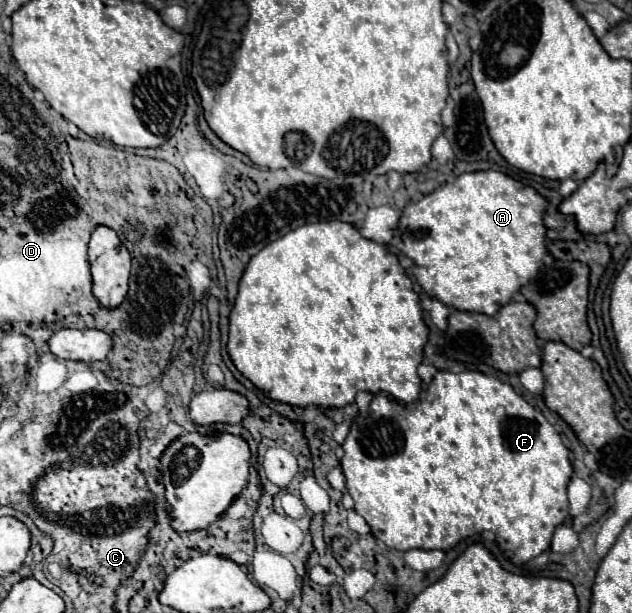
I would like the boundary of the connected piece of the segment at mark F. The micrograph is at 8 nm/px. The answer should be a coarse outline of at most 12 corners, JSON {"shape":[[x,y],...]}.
{"shape":[[480,371],[374,395],[342,471],[396,551],[568,517],[570,451]]}

